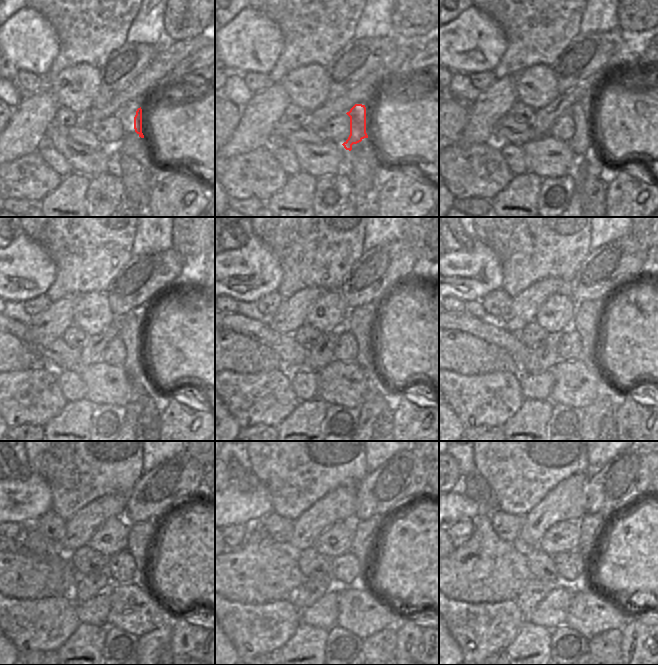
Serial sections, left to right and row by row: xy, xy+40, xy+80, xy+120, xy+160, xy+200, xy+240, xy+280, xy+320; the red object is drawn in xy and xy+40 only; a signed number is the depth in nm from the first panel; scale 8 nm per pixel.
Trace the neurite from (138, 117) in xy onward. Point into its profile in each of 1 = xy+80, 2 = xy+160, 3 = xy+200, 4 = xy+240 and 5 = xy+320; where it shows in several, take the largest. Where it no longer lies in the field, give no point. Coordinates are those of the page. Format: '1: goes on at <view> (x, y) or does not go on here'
1: goes on at xy+80 (581, 141)
2: goes on at xy+160 (360, 321)
3: goes on at xy+200 (585, 322)
4: goes on at xy+240 (140, 535)
5: goes on at xy+320 (590, 524)

